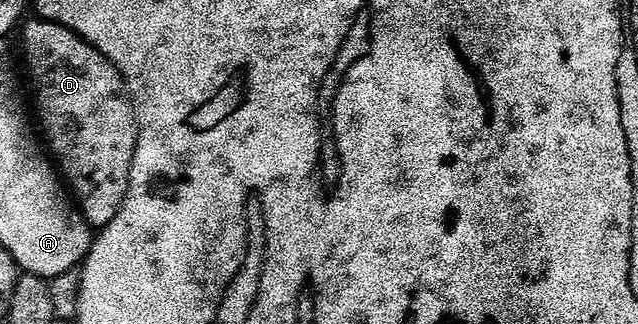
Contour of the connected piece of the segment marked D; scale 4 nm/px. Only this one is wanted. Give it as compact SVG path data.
M28 20L22 26L23 57L27 60L31 81L35 84L35 105L39 108L39 121L43 124L43 133L47 136L48 143L51 144L50 152L61 170L62 180L69 186L79 212L92 230L98 231L113 223L117 211L121 211L125 203L131 164L139 138L139 122L125 82L110 59L101 56L72 29L58 25L55 21L34 20Z

